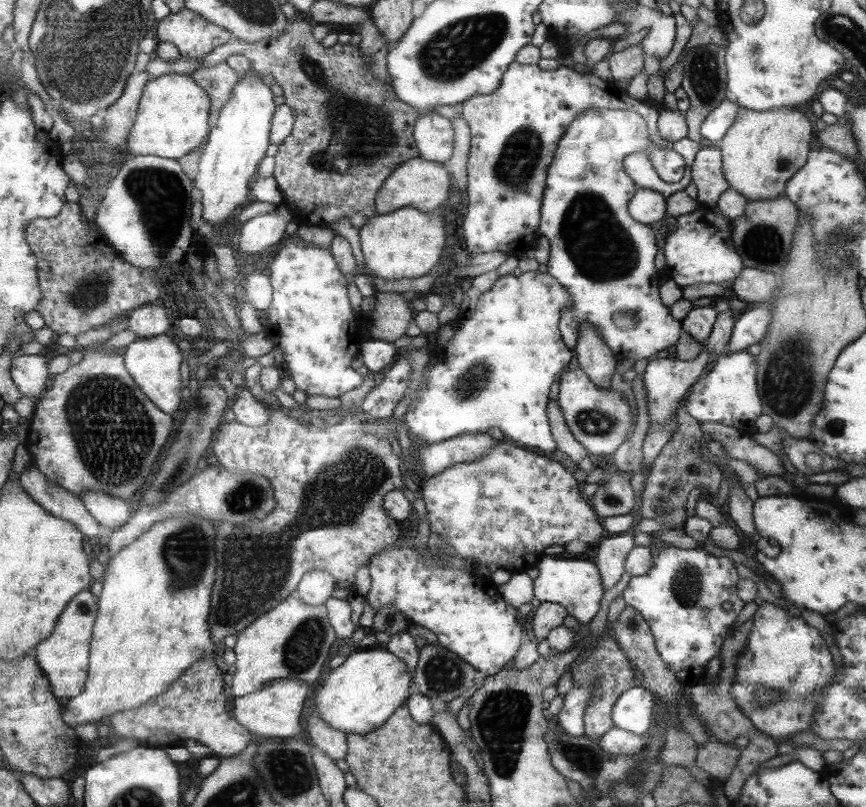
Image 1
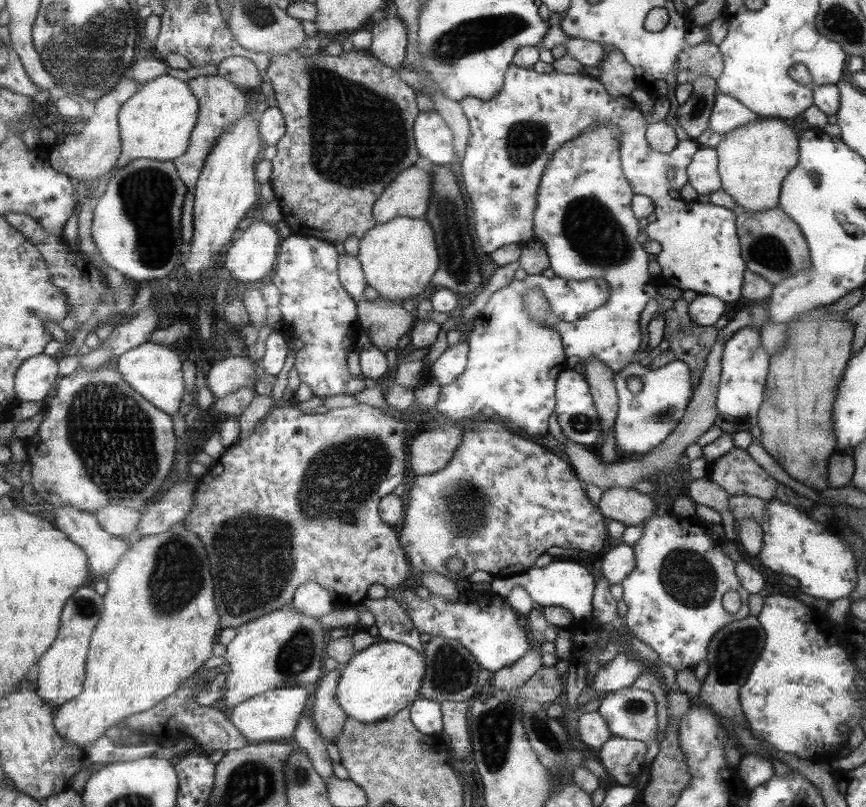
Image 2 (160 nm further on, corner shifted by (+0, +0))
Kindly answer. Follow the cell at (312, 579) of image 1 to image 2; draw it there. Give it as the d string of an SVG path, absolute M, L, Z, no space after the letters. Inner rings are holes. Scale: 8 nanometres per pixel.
M311 581L305 582L305 585L297 590L292 605L301 613L320 619L334 612L335 600L319 582Z

